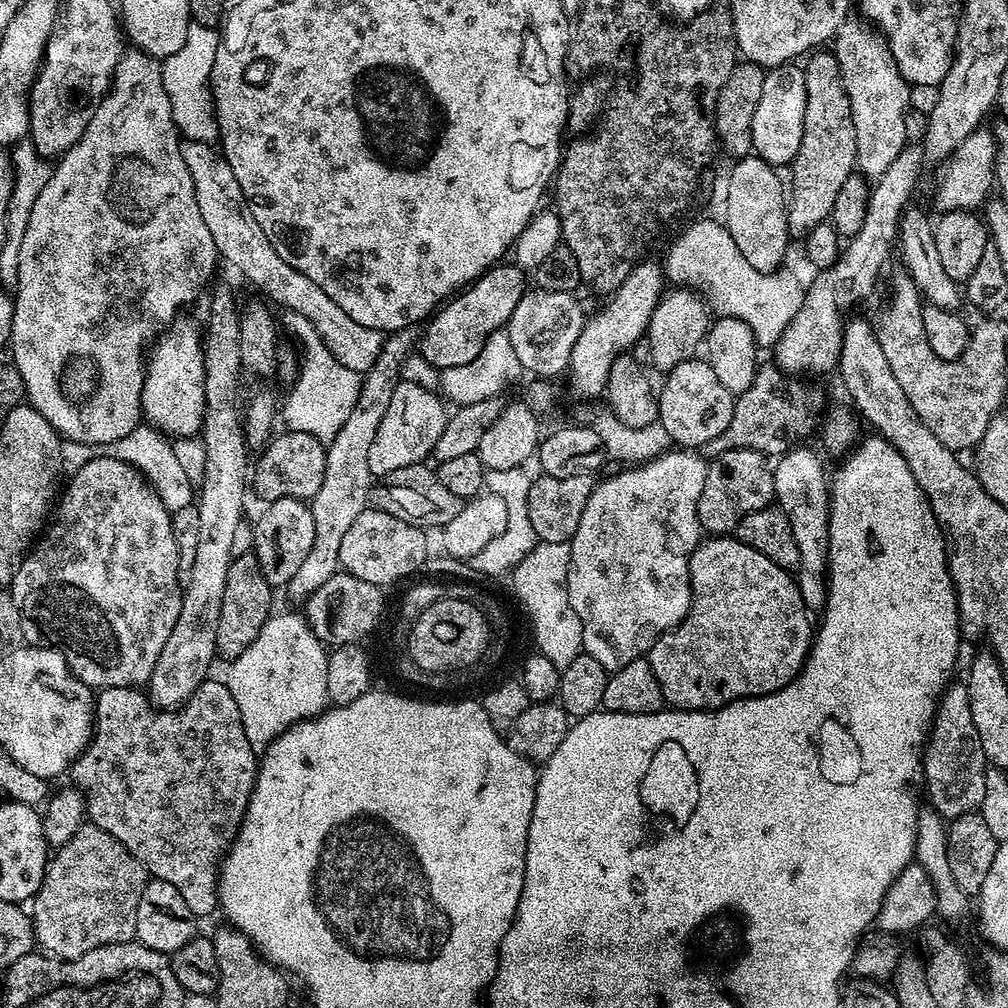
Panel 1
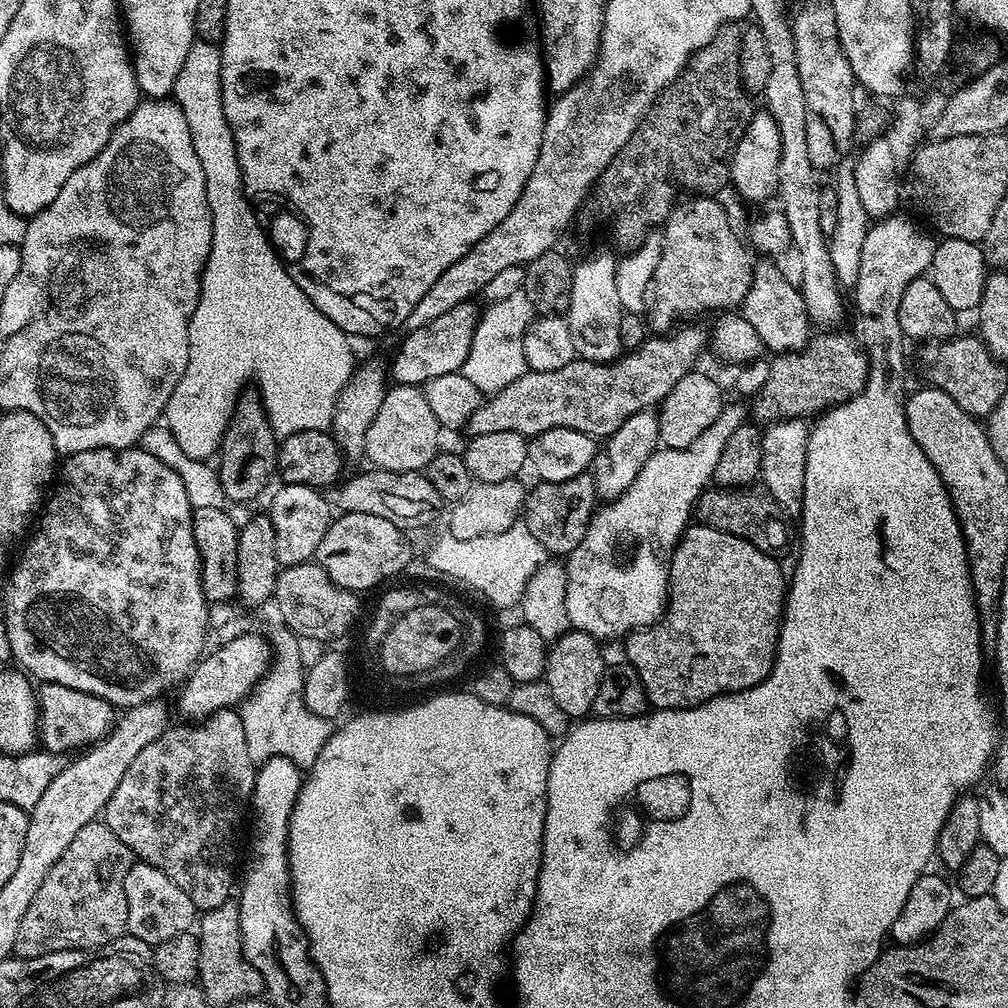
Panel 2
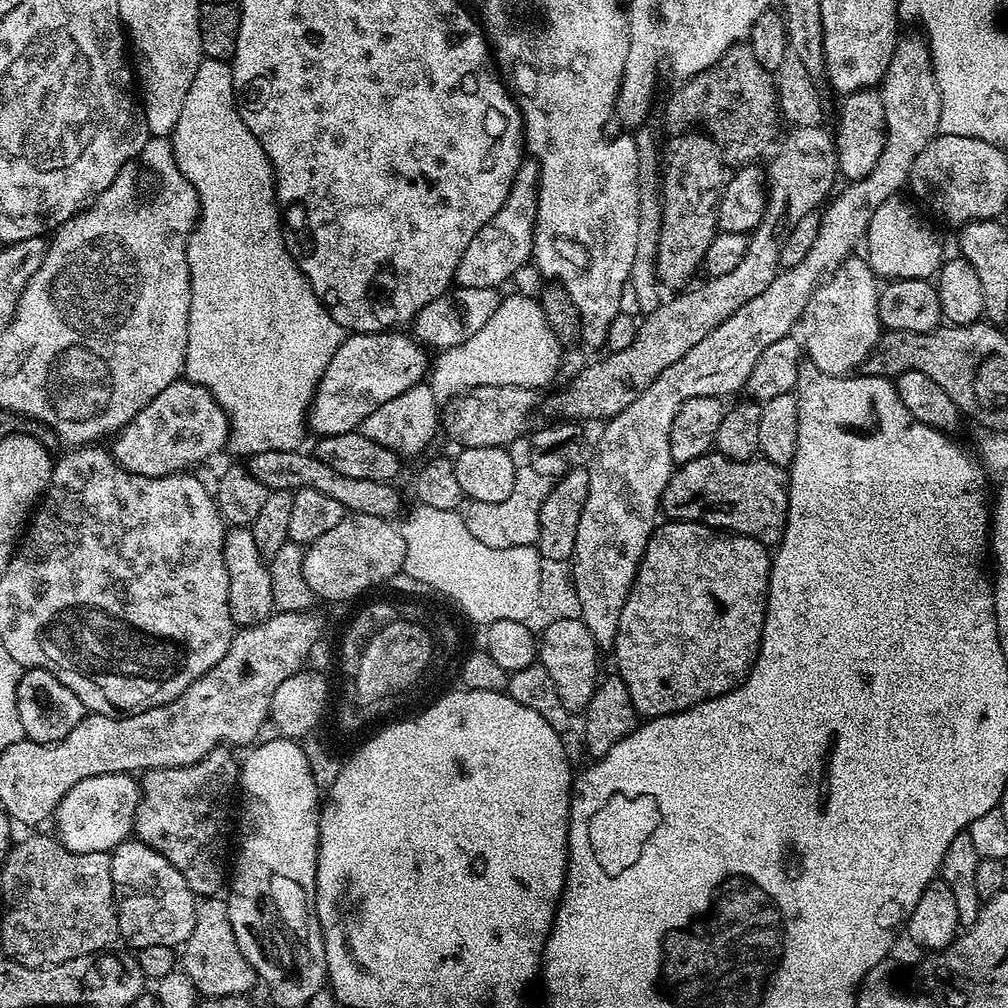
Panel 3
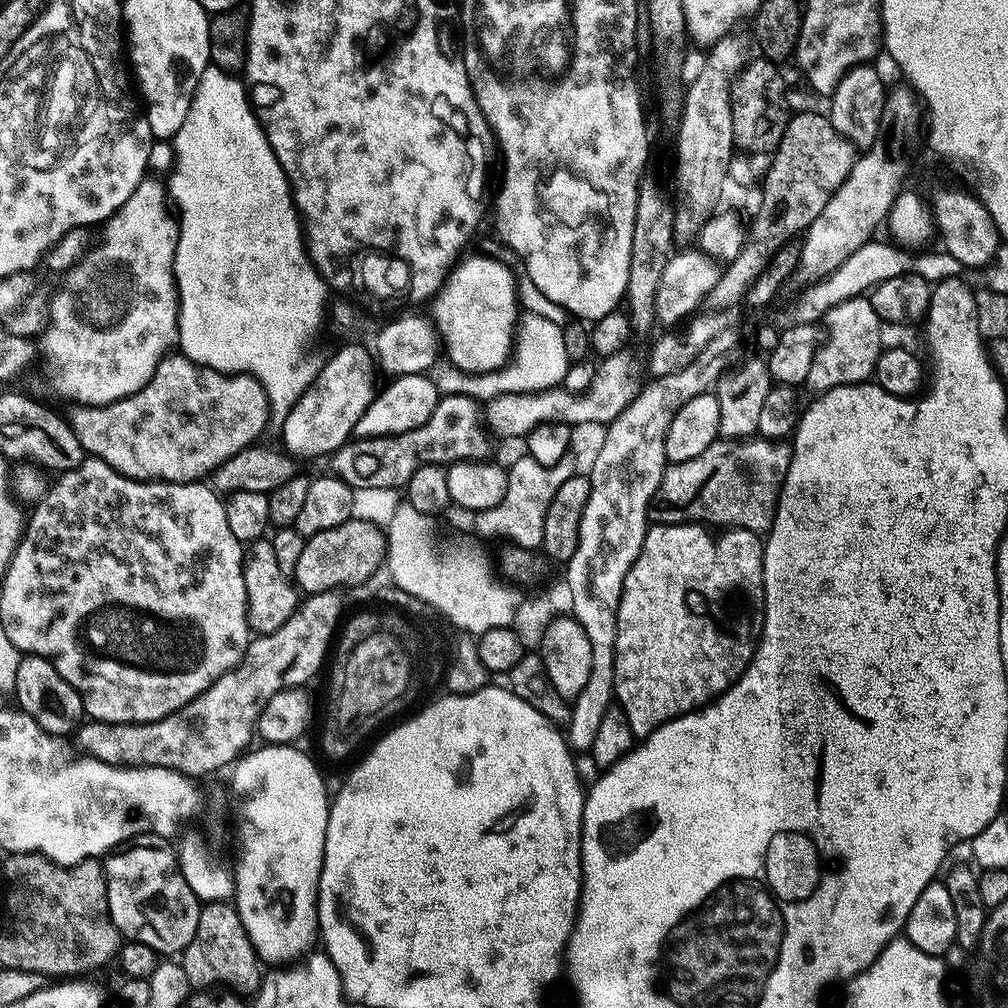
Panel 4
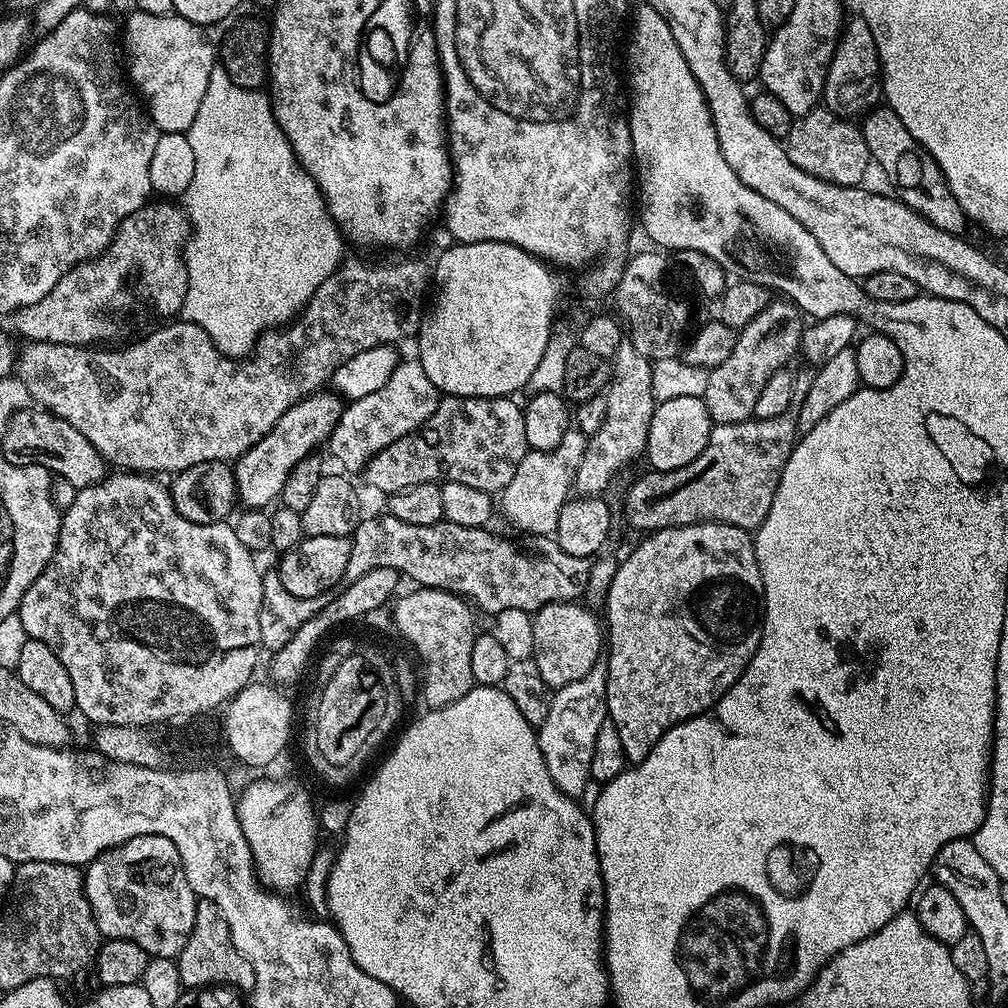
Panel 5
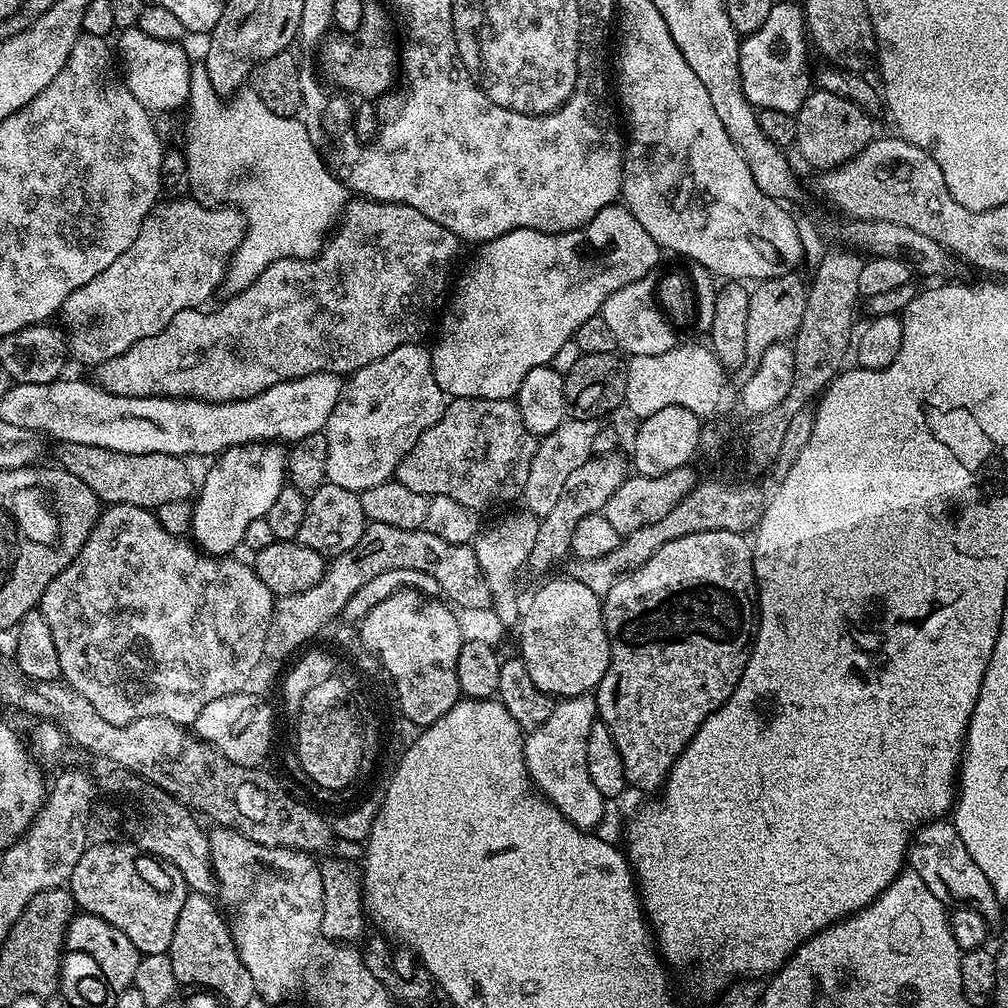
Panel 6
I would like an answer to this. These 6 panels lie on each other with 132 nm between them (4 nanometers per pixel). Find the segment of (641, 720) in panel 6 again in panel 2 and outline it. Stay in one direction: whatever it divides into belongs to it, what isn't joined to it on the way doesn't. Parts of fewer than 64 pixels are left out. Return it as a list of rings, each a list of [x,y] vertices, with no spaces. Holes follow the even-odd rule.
[[[703,522],[693,523],[684,531],[672,555],[668,607],[664,615],[655,624],[628,633],[623,641],[627,663],[638,670],[653,709],[693,708],[715,696],[761,684],[768,677],[776,661],[780,622],[790,587],[786,572],[776,560],[779,559],[773,553],[758,550],[758,546]]]

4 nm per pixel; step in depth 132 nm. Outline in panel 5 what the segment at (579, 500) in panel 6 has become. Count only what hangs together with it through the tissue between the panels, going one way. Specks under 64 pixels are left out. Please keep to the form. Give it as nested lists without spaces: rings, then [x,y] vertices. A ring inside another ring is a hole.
[[[624,338],[618,346],[616,355],[610,360],[612,379],[603,393],[606,398],[606,418],[602,418],[602,426],[588,437],[586,454],[582,454],[582,466],[578,466],[578,474],[574,485],[575,491],[582,496],[599,496],[607,493],[612,479],[635,458],[644,452],[650,430],[650,418],[658,403],[651,388],[651,370],[653,361],[648,360]]]

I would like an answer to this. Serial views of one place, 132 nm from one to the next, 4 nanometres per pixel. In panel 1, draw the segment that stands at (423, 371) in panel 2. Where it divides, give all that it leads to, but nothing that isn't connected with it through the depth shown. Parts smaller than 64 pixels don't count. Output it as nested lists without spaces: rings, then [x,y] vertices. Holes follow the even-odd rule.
[[[504,262],[489,268],[477,280],[457,291],[427,321],[428,329],[424,336],[422,332],[418,340],[419,355],[424,356],[430,366],[441,370],[474,362],[489,334],[507,325],[508,319],[514,314],[514,306],[518,306],[518,302],[524,297],[524,276],[525,269],[515,263]]]

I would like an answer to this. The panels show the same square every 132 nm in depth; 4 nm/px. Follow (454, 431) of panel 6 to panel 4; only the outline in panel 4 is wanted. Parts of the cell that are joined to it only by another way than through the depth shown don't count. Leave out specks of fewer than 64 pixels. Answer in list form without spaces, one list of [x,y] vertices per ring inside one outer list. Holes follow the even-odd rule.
[[[441,396],[438,406],[434,406],[434,414],[430,414],[422,426],[414,426],[414,430],[393,436],[349,439],[332,453],[331,471],[352,489],[390,487],[400,490],[410,482],[410,474],[422,466],[447,466],[460,460],[487,461],[492,452],[491,439],[489,429],[482,423],[482,408],[477,401],[470,396]]]

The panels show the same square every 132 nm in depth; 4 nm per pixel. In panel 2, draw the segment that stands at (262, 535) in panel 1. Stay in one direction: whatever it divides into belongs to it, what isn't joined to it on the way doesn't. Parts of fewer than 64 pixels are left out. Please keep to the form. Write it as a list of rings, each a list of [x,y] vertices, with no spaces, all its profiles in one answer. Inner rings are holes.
[[[281,483],[279,487],[280,489],[272,496],[272,509],[270,509],[274,522],[276,562],[281,568],[307,564],[315,557],[318,542],[326,538],[326,530],[334,519],[333,505],[330,500],[328,505],[325,493],[319,488],[286,483]]]

